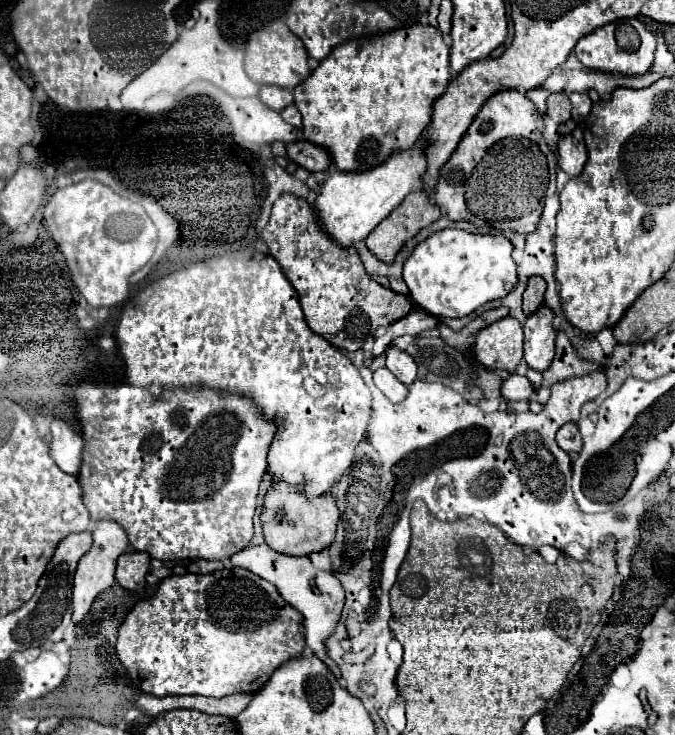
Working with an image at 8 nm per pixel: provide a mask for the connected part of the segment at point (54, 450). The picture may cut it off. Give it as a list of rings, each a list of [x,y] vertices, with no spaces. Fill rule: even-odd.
[[[56,419],[52,421],[50,433],[52,433],[50,457],[68,475],[78,475],[78,469],[82,463],[82,447],[84,447],[80,431],[76,431],[66,421]]]

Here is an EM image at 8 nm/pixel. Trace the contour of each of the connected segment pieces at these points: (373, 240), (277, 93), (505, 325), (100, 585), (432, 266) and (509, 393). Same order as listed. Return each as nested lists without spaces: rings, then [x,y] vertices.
[[[416,191],[416,193],[408,193],[404,197],[404,201],[386,217],[382,219],[382,223],[376,225],[376,229],[366,237],[366,247],[370,249],[370,253],[384,261],[384,263],[392,263],[396,259],[396,255],[400,253],[400,249],[414,237],[418,235],[420,229],[428,227],[430,223],[434,223],[440,217],[440,209],[436,205],[432,205],[428,201],[428,195],[424,191]]]
[[[262,87],[260,93],[258,93],[258,97],[260,97],[260,101],[264,105],[268,105],[274,111],[282,111],[286,105],[294,103],[292,91],[286,91],[282,87]]]
[[[504,317],[476,335],[474,351],[488,369],[512,373],[524,357],[522,343],[522,325],[514,317]]]
[[[98,521],[98,523],[94,523],[92,537],[94,537],[94,545],[80,559],[78,569],[76,569],[76,575],[74,575],[74,587],[72,587],[72,621],[74,623],[80,623],[86,617],[86,613],[90,611],[94,599],[102,591],[106,591],[112,585],[116,585],[116,579],[114,579],[114,563],[128,549],[126,531],[118,523],[114,523],[114,521]]]
[[[442,229],[424,239],[404,263],[404,281],[412,297],[432,315],[466,317],[488,301],[506,297],[518,283],[512,243],[504,235],[472,235]]]
[[[512,373],[508,379],[502,381],[500,393],[502,393],[502,399],[506,401],[520,401],[520,399],[528,401],[532,397],[532,385],[526,377]]]

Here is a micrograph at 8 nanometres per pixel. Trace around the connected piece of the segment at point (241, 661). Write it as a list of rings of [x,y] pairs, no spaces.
[[[232,567],[232,569],[222,569],[216,571],[214,575],[194,575],[194,573],[186,573],[186,575],[172,575],[160,581],[158,591],[150,597],[140,601],[124,619],[124,623],[118,629],[118,643],[116,643],[116,653],[120,663],[126,667],[128,675],[134,679],[136,687],[142,693],[150,693],[156,697],[166,697],[166,695],[210,695],[210,697],[226,697],[226,695],[236,695],[236,693],[256,693],[264,687],[264,683],[270,679],[270,675],[284,665],[290,659],[296,659],[302,655],[304,651],[304,635],[300,633],[302,627],[302,613],[298,613],[296,609],[292,609],[282,595],[278,593],[278,589],[264,581],[262,577],[250,573],[248,569],[240,569],[240,567]]]

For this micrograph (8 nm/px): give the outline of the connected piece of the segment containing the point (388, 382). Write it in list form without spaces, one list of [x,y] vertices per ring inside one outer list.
[[[386,367],[374,371],[374,385],[392,401],[392,403],[400,403],[408,397],[408,387],[404,383],[400,383]]]

